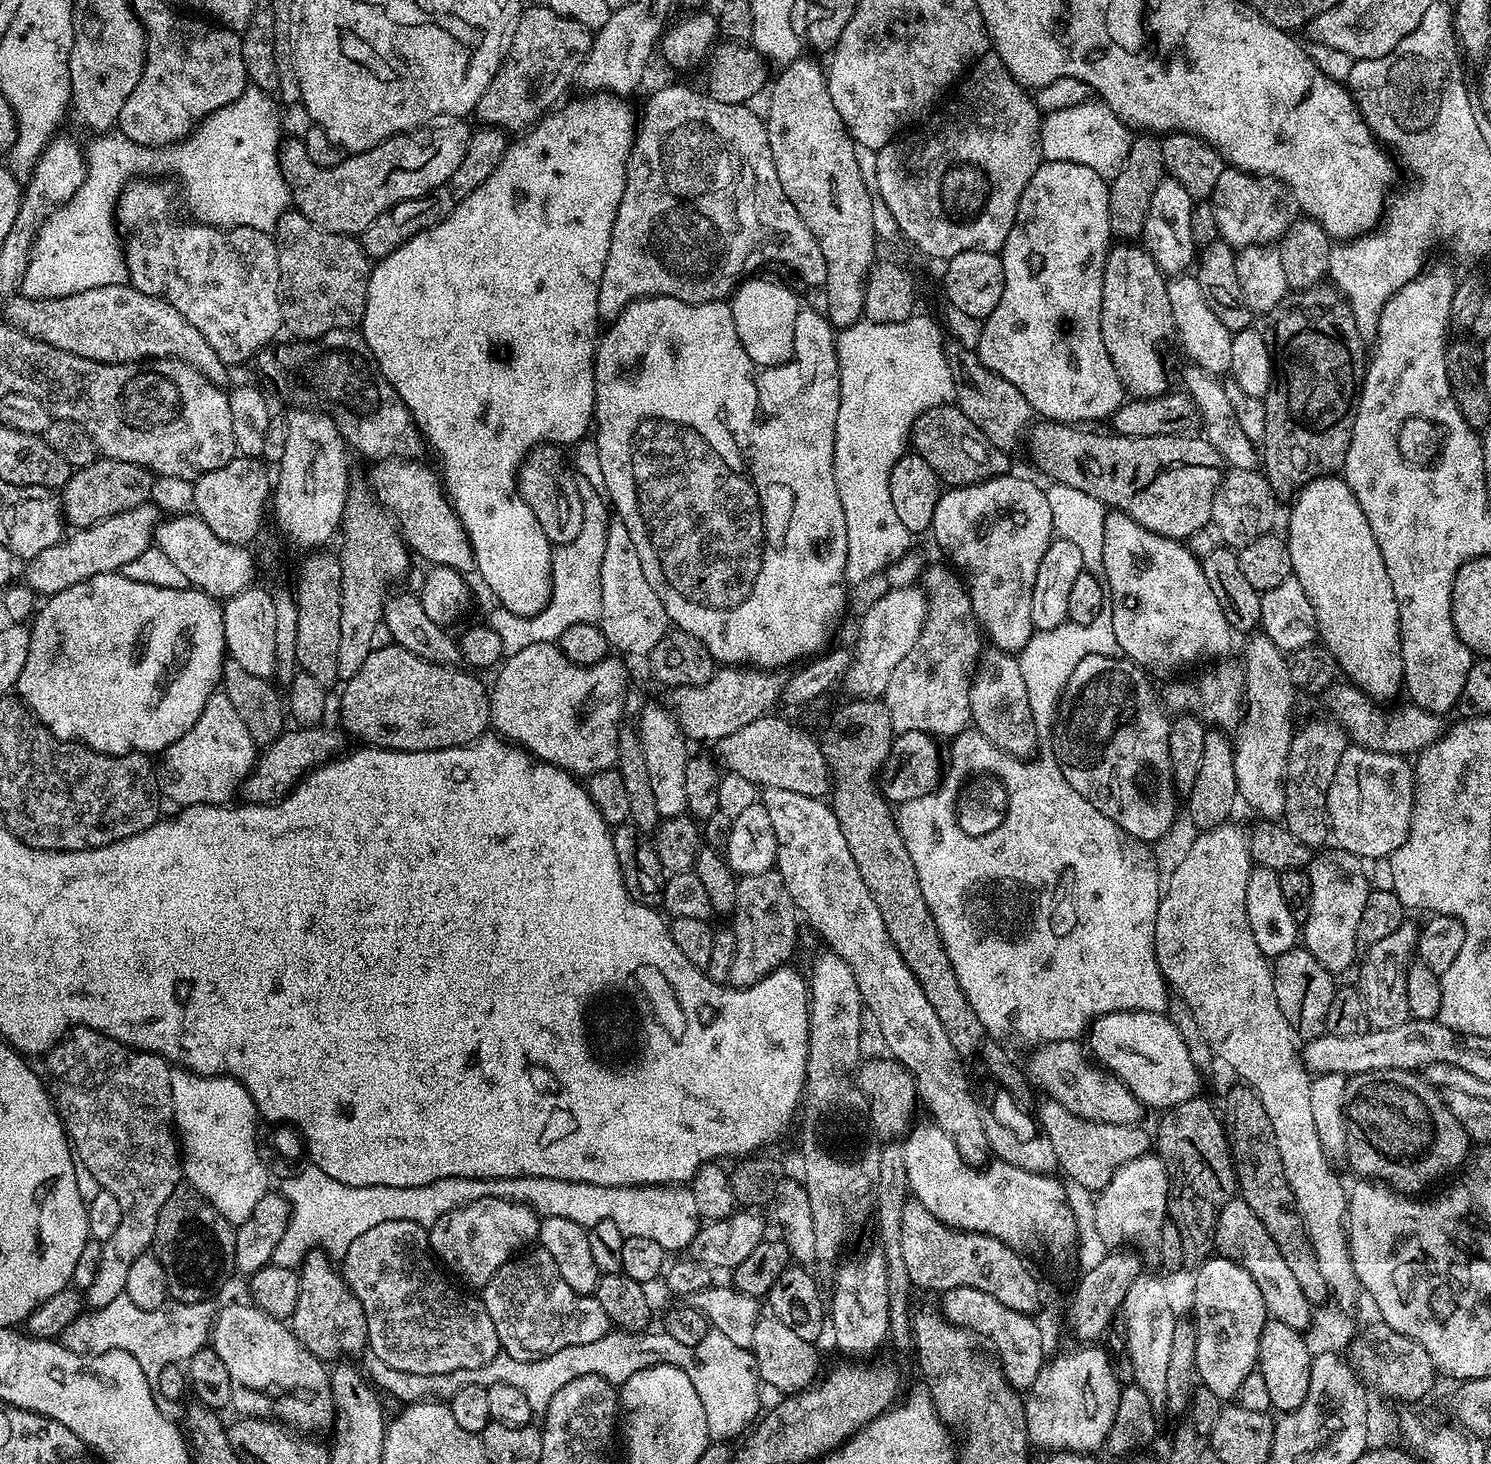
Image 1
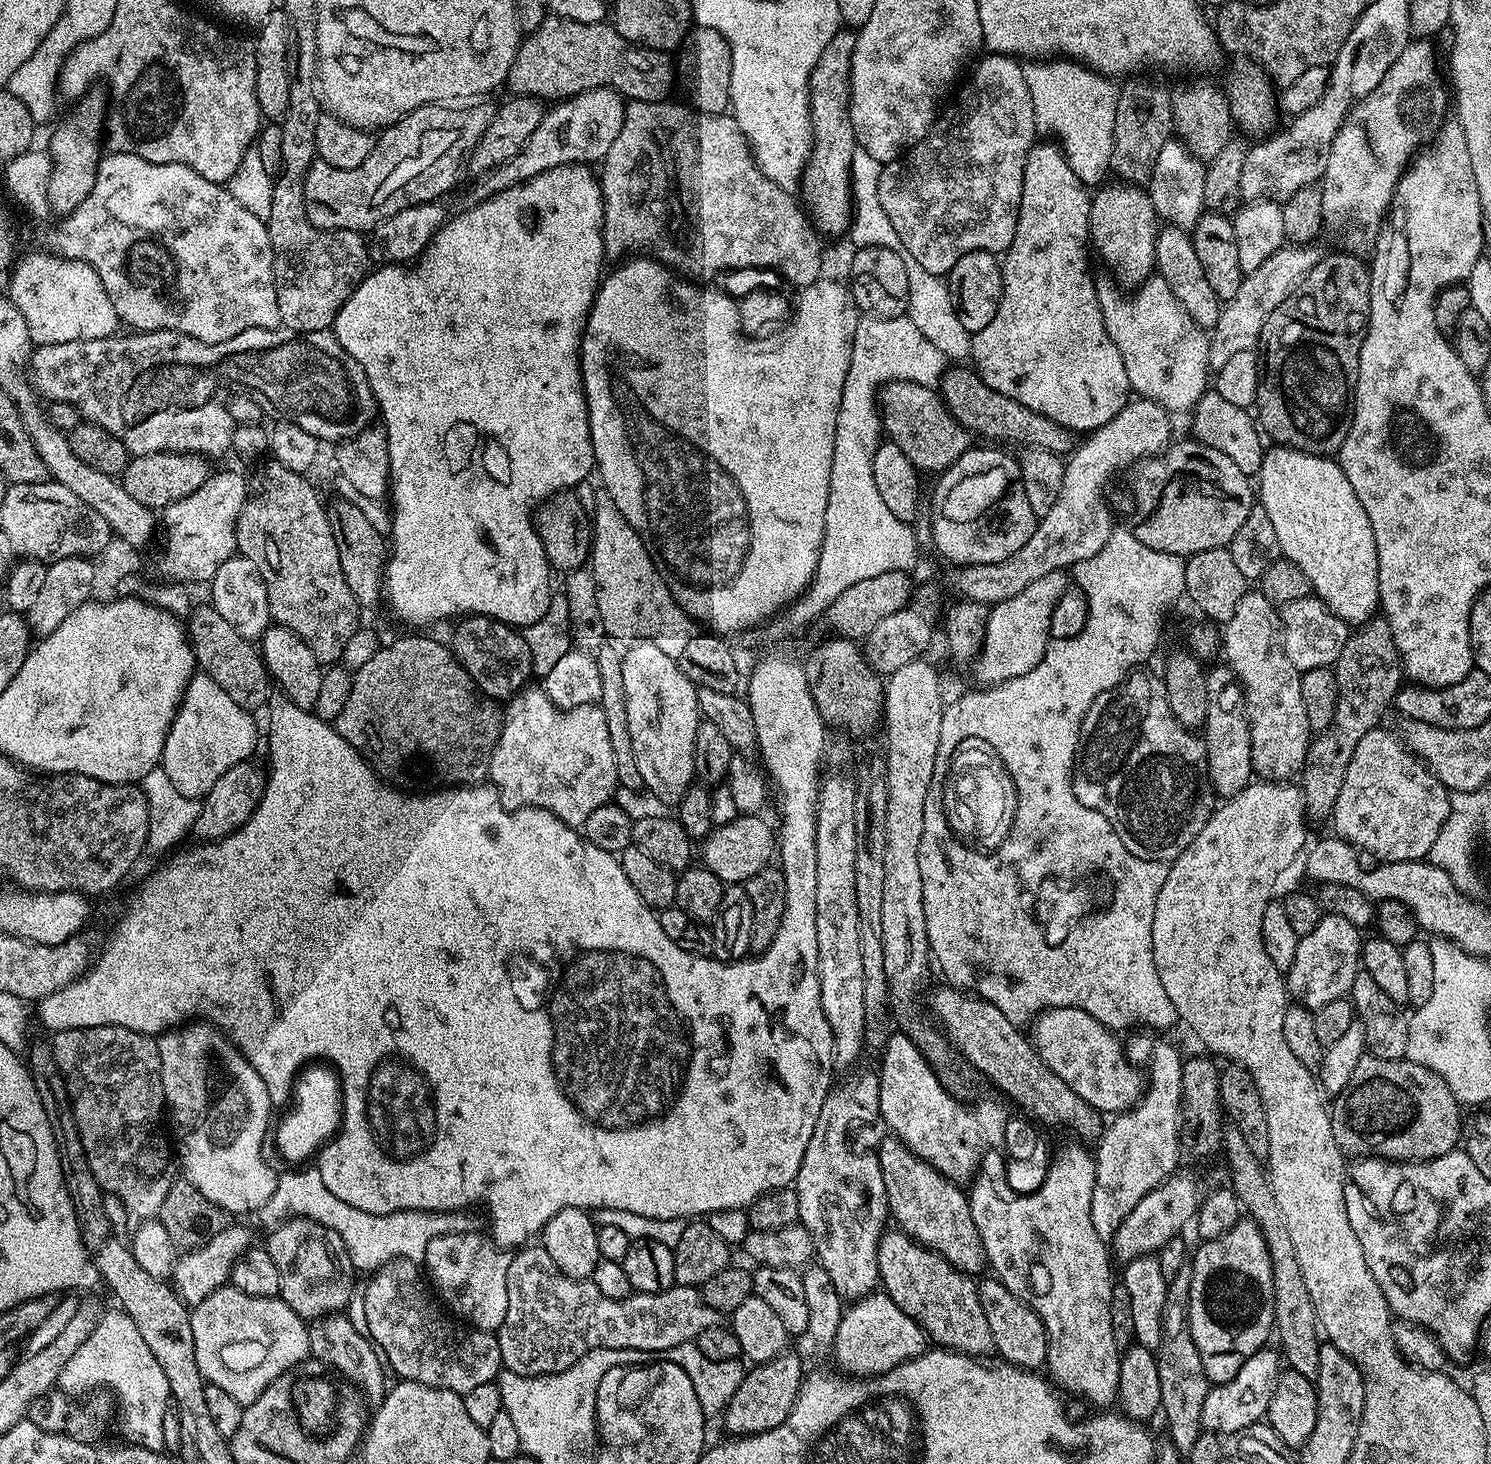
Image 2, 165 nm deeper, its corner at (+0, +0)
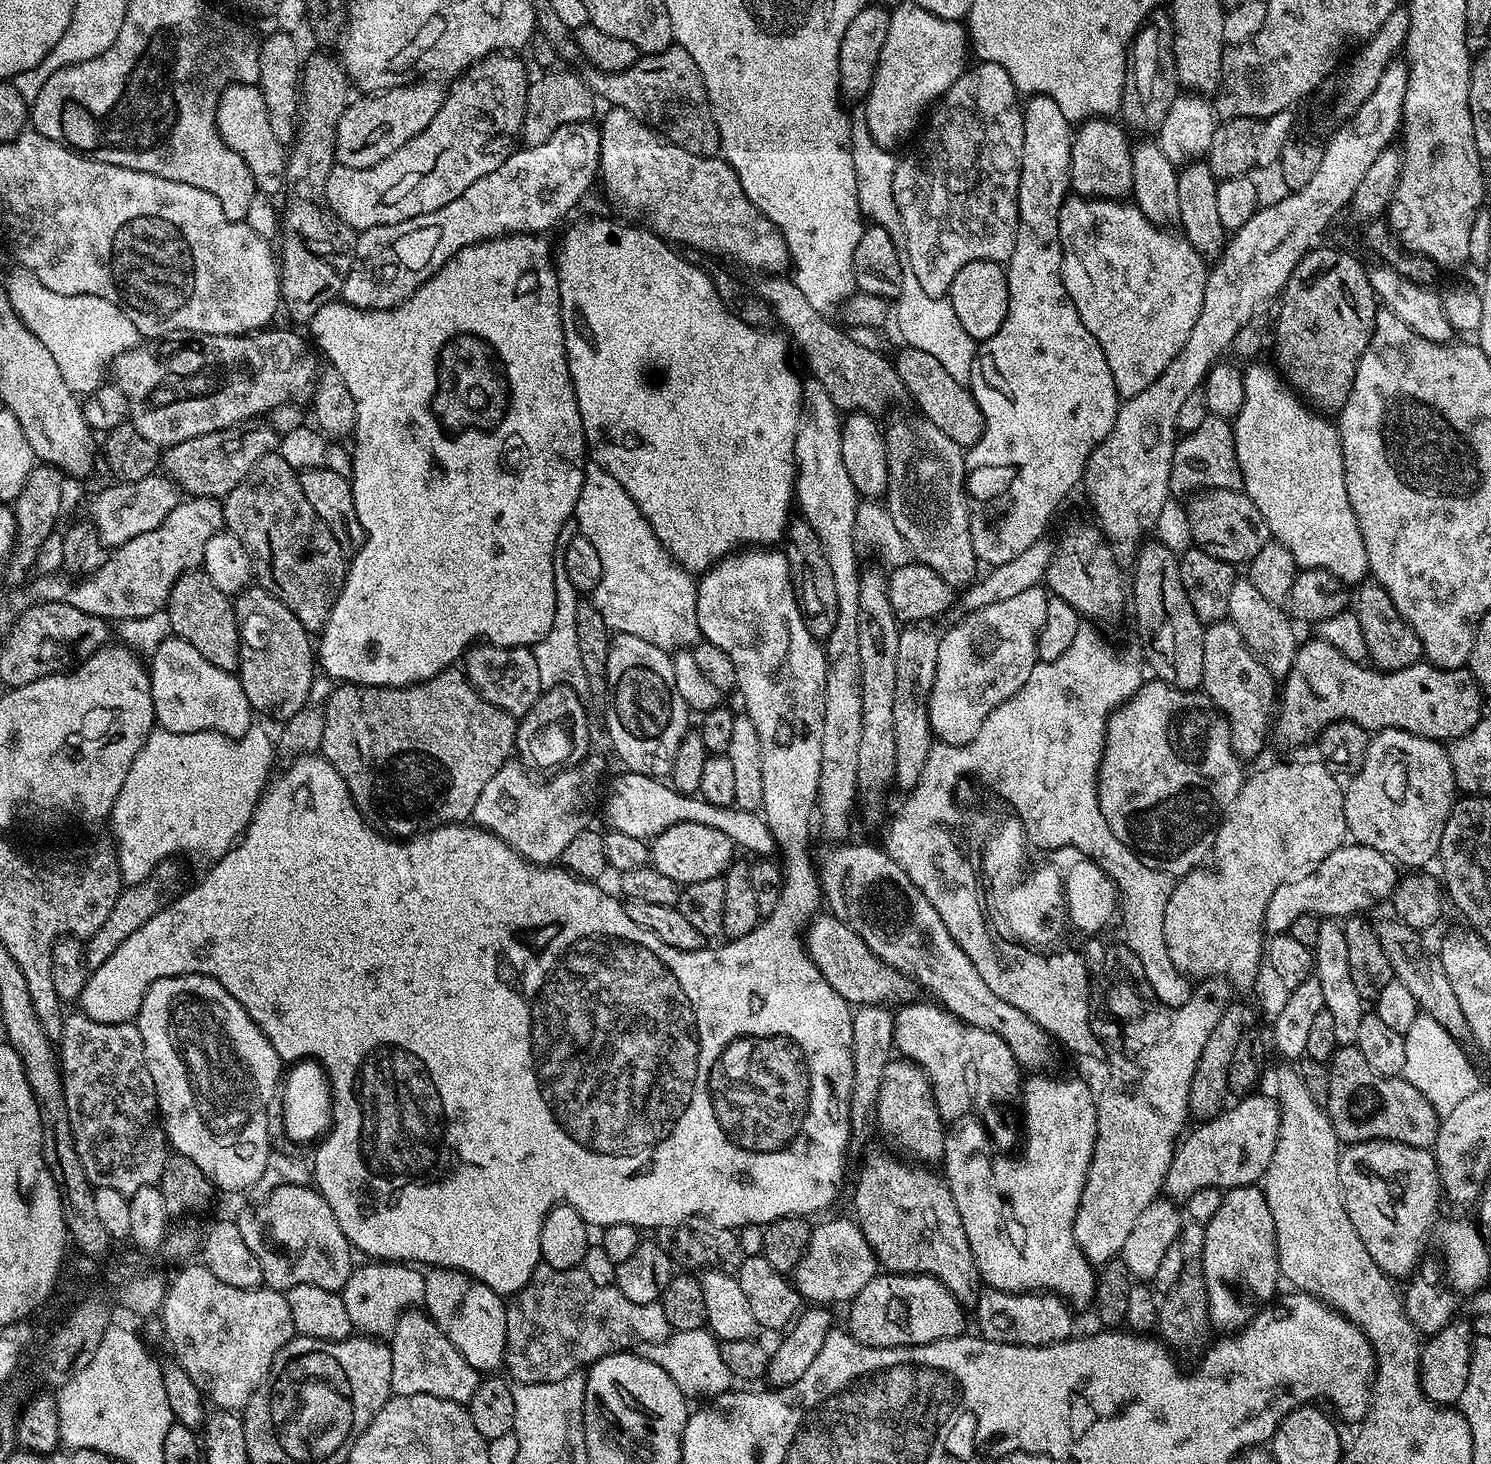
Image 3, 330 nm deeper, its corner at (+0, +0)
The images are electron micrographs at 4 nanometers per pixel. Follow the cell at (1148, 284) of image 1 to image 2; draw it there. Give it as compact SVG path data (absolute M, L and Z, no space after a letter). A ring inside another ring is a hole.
M1127 182L1105 183L1095 189L1092 205L1088 215L1088 235L1094 241L1094 248L1100 251L1102 259L1108 263L1113 277L1125 289L1132 290L1144 283L1149 276L1156 272L1156 234L1158 217L1154 210L1154 202L1150 202L1147 191L1141 185Z

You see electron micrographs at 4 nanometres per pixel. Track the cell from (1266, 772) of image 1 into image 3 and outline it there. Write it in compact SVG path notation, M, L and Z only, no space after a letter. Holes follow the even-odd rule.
M1237 578L1234 586L1230 586L1230 606L1227 619L1242 634L1242 638L1250 646L1258 659L1266 666L1266 670L1274 678L1287 676L1292 668L1292 659L1298 647L1293 621L1280 604L1262 598L1260 593L1247 578Z

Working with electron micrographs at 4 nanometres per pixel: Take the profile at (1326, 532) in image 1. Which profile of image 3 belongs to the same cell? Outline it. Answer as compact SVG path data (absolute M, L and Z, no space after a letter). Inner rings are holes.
M1271 363L1268 364L1252 364L1249 368L1245 367L1243 369L1246 398L1242 402L1242 410L1238 410L1238 414L1235 416L1234 423L1232 424L1234 446L1238 454L1238 466L1242 470L1242 478L1244 479L1242 491L1252 499L1254 506L1258 506L1258 510L1266 522L1269 533L1279 543L1287 546L1290 554L1296 559L1297 565L1301 569L1321 568L1330 574L1334 574L1346 586L1359 585L1369 575L1368 555L1366 554L1366 542L1362 538L1362 530L1358 530L1356 515L1350 506L1350 498L1346 494L1346 474L1344 473L1344 455L1342 454L1342 446L1340 445L1339 427L1333 421L1331 424L1328 421L1331 419L1327 415L1313 410L1307 403L1302 402L1301 397L1295 391L1290 390L1283 375Z

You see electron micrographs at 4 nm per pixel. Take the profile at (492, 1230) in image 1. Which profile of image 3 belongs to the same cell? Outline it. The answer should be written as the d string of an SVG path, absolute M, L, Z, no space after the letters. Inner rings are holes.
M429 1267L424 1272L424 1278L425 1296L422 1304L428 1317L436 1323L438 1330L442 1330L442 1334L446 1334L446 1338L450 1338L450 1342L454 1342L458 1354L462 1354L462 1358L466 1358L476 1372L495 1373L503 1365L506 1350L508 1309L505 1297L453 1268Z

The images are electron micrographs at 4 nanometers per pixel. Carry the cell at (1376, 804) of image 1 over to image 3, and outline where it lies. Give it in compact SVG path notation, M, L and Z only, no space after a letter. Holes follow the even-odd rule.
M1387 728L1369 739L1362 766L1344 788L1344 809L1348 836L1357 844L1365 844L1391 858L1397 865L1409 864L1409 869L1420 870L1437 859L1442 830L1446 818L1458 796L1452 763L1445 745L1438 740L1427 740L1397 728Z

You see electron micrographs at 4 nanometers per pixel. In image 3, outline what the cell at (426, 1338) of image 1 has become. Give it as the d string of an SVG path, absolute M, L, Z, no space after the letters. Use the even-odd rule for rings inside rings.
M409 1310L403 1312L391 1332L390 1347L392 1349L390 1382L392 1383L392 1391L397 1396L430 1394L434 1398L467 1405L474 1390L478 1390L482 1379L481 1373L476 1372L474 1366L470 1366L470 1362L466 1362L466 1358L462 1358L462 1354L458 1354L454 1342L450 1342L450 1338L446 1338L446 1334L442 1334L442 1330L438 1330L436 1323L428 1317L427 1311Z

